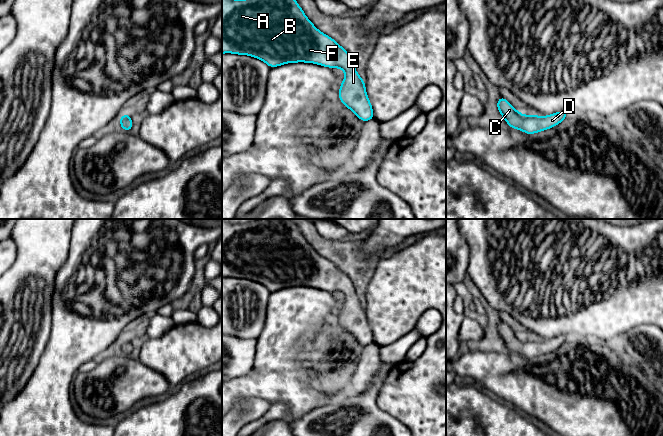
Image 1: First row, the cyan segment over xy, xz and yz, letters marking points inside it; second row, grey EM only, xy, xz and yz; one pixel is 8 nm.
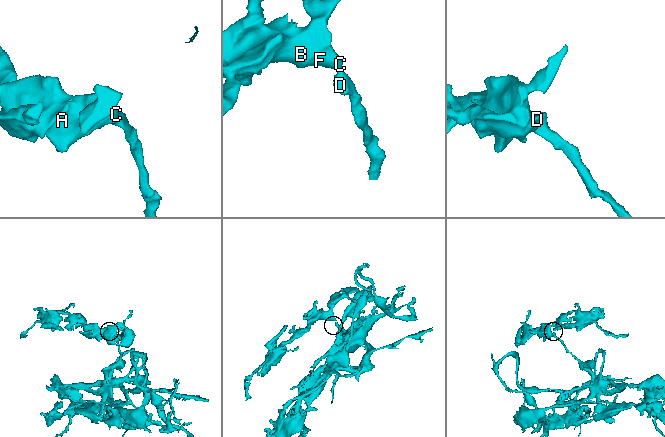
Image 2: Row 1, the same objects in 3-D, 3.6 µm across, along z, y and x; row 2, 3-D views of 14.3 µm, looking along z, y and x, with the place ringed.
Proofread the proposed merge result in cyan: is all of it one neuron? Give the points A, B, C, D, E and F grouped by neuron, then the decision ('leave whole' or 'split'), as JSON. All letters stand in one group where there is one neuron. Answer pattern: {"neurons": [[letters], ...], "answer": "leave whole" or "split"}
{"neurons": [["A", "B", "C", "D", "E", "F"]], "answer": "leave whole"}

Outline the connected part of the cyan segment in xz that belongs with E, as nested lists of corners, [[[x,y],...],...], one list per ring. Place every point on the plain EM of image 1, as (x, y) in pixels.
[[[222,219],[222,278],[224,277],[249,279],[261,283],[270,292],[305,286],[342,293],[346,302],[341,306],[337,317],[340,325],[360,344],[367,346],[374,343],[364,303],[355,294],[350,278],[333,262],[315,251],[291,219],[257,219],[235,224],[229,219]]]

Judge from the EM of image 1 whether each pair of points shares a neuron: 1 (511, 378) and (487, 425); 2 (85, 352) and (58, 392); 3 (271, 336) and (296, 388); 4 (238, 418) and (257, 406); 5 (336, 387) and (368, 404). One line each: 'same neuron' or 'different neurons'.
1: different neurons
2: same neuron
3: same neuron
4: same neuron
5: different neurons

